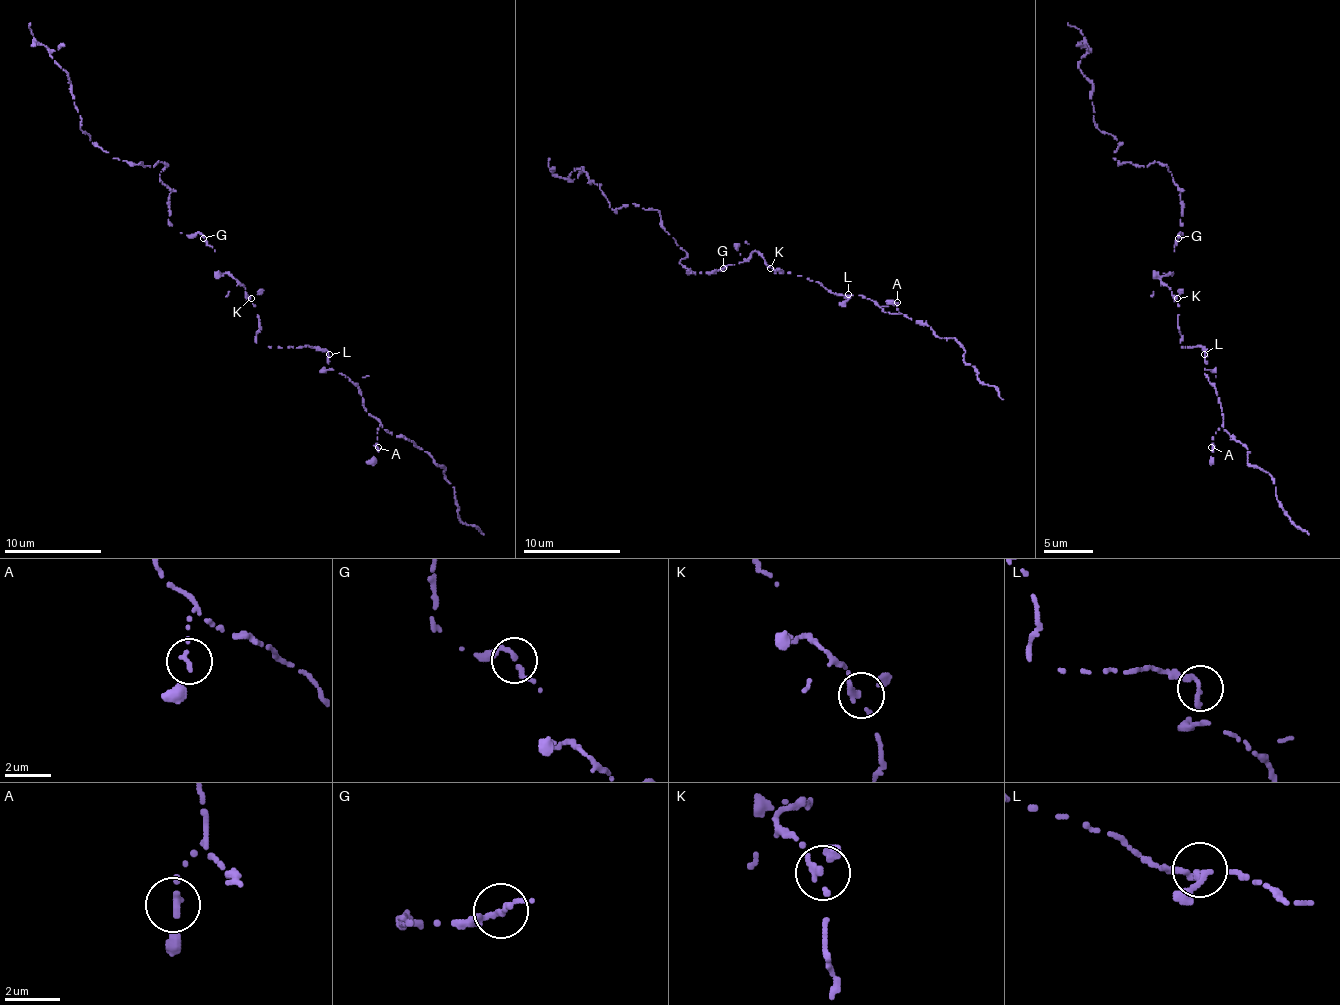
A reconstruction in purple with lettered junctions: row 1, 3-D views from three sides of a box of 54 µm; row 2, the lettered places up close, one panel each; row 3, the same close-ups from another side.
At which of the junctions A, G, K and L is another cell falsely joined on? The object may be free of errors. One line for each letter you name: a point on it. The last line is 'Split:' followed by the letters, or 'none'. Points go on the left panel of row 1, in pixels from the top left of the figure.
Split: none

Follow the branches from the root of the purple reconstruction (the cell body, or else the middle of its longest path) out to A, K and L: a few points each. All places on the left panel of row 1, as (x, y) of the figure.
A: (238, 281), (255, 305), (255, 342), (324, 349), (329, 369), (358, 388), (363, 408), (380, 423), (378, 447)
K: (238, 281), (251, 298)
L: (238, 281), (255, 305), (255, 342), (268, 347), (314, 347), (329, 354)

